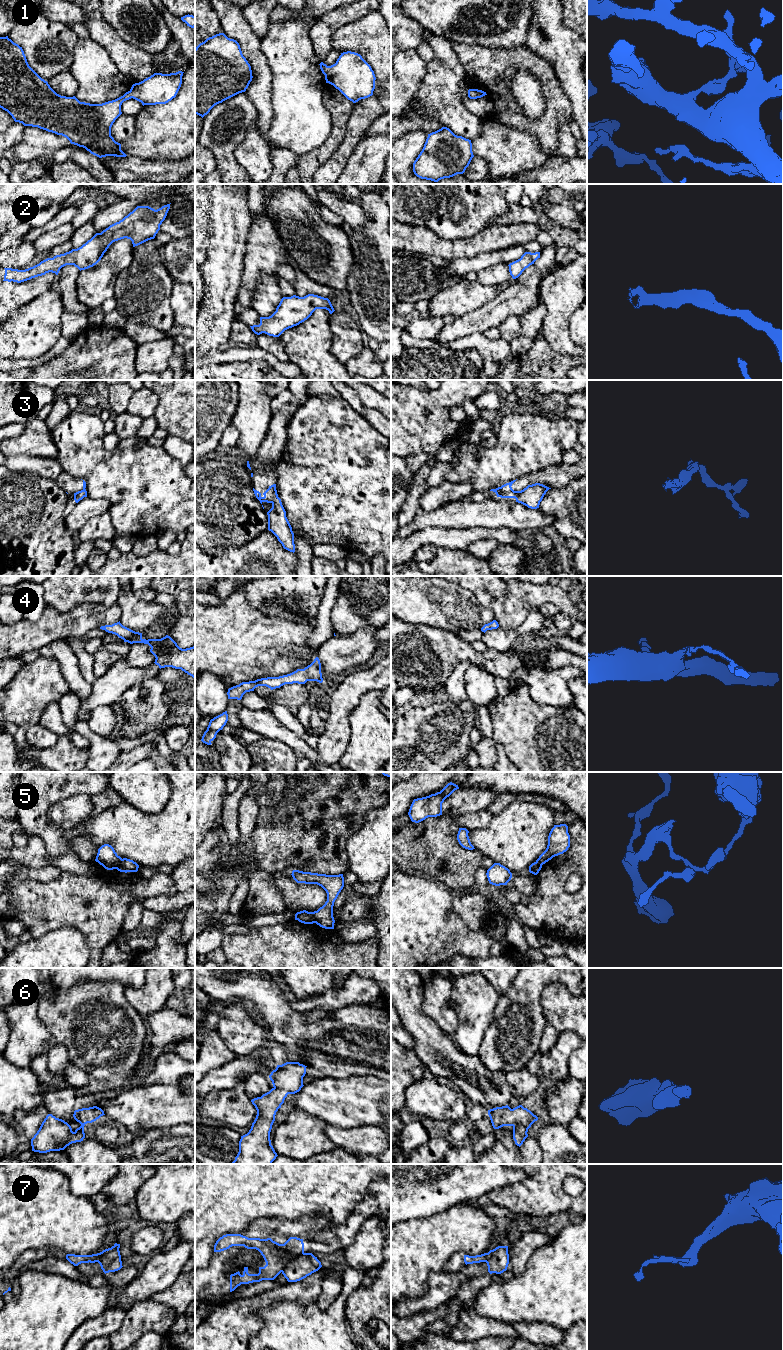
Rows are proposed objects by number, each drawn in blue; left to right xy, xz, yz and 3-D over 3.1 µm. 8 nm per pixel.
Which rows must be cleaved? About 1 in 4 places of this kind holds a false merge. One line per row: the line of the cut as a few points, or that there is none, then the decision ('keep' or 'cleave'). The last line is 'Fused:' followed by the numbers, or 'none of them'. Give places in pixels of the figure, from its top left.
1: cut none; keep
2: cut none; keep
3: cut yz (513, 490), (501, 493), (498, 496); cleave
4: cut none; keep
5: cut xz (311, 912), (315, 922); cleave
6: cut none; keep
7: cut xz (304, 1253), (291, 1259), (281, 1271); cleave
Fused: 3, 5, 7

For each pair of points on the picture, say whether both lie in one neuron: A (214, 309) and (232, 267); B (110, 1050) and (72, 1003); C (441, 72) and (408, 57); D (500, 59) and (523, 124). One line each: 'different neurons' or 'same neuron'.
A: same neuron
B: same neuron
C: different neurons
D: same neuron

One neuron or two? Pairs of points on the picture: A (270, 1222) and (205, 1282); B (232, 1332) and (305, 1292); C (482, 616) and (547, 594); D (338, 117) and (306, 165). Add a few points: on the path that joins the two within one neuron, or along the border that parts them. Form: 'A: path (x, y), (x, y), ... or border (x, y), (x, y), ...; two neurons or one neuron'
A: path (252, 1238), (240, 1239), (217, 1264); one neuron
B: path (246, 1312), (255, 1303), (285, 1292); one neuron
C: border (476, 596), (493, 612), (495, 619); two neurons
D: path (338, 130), (335, 139), (319, 155); one neuron

